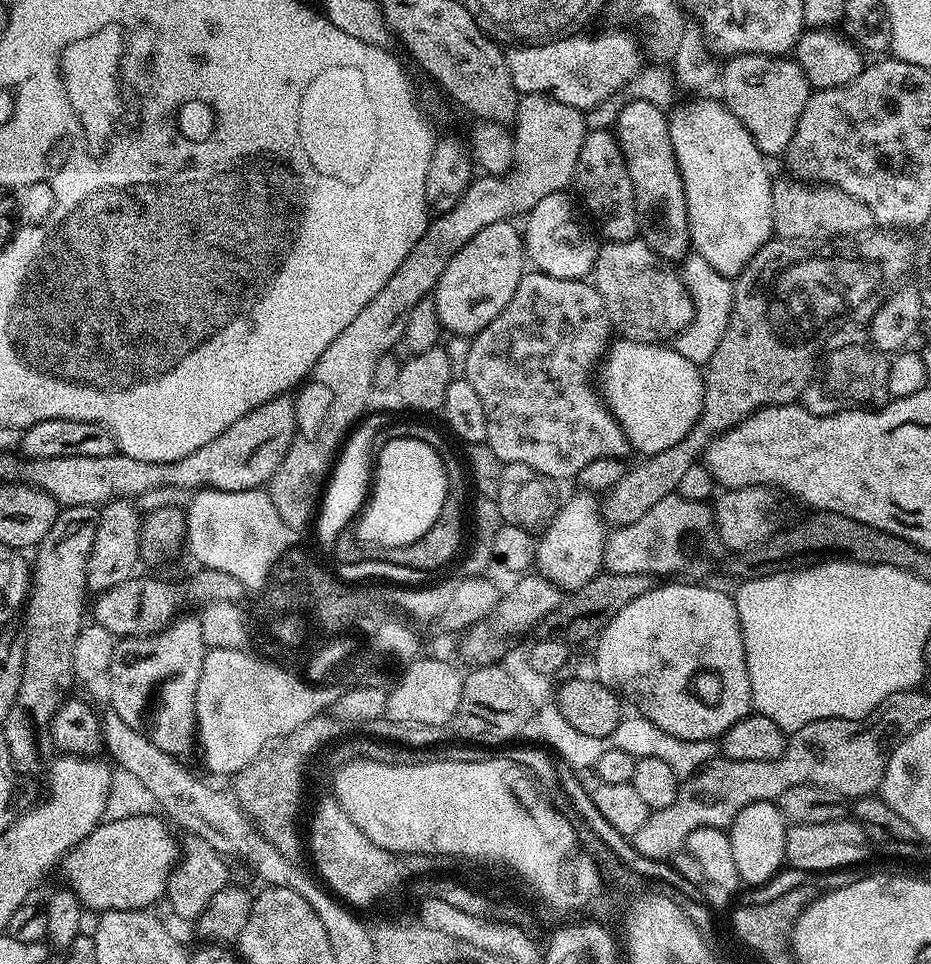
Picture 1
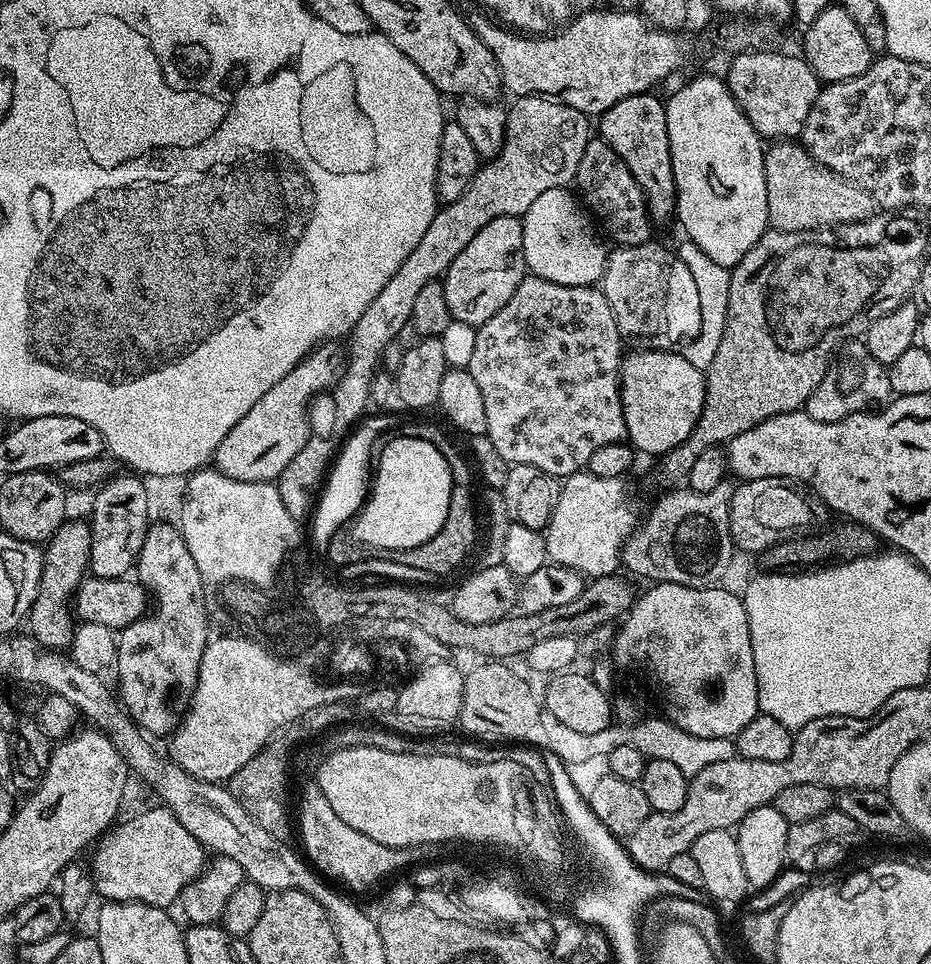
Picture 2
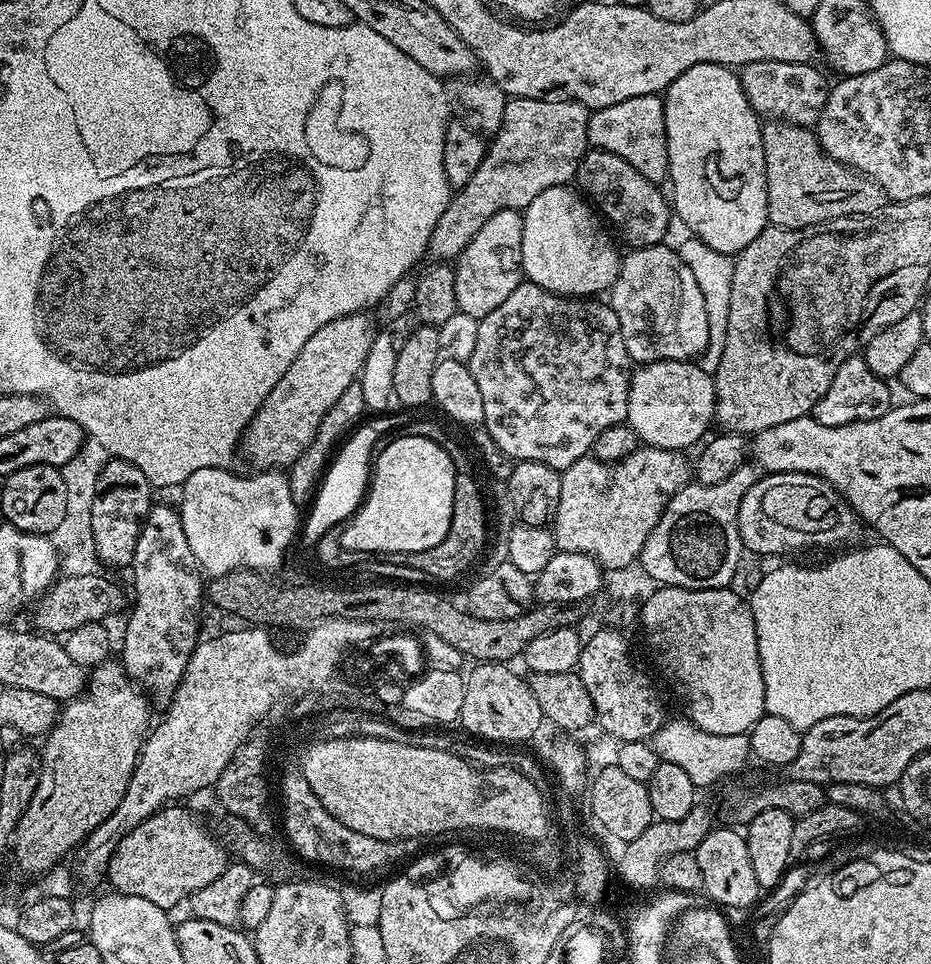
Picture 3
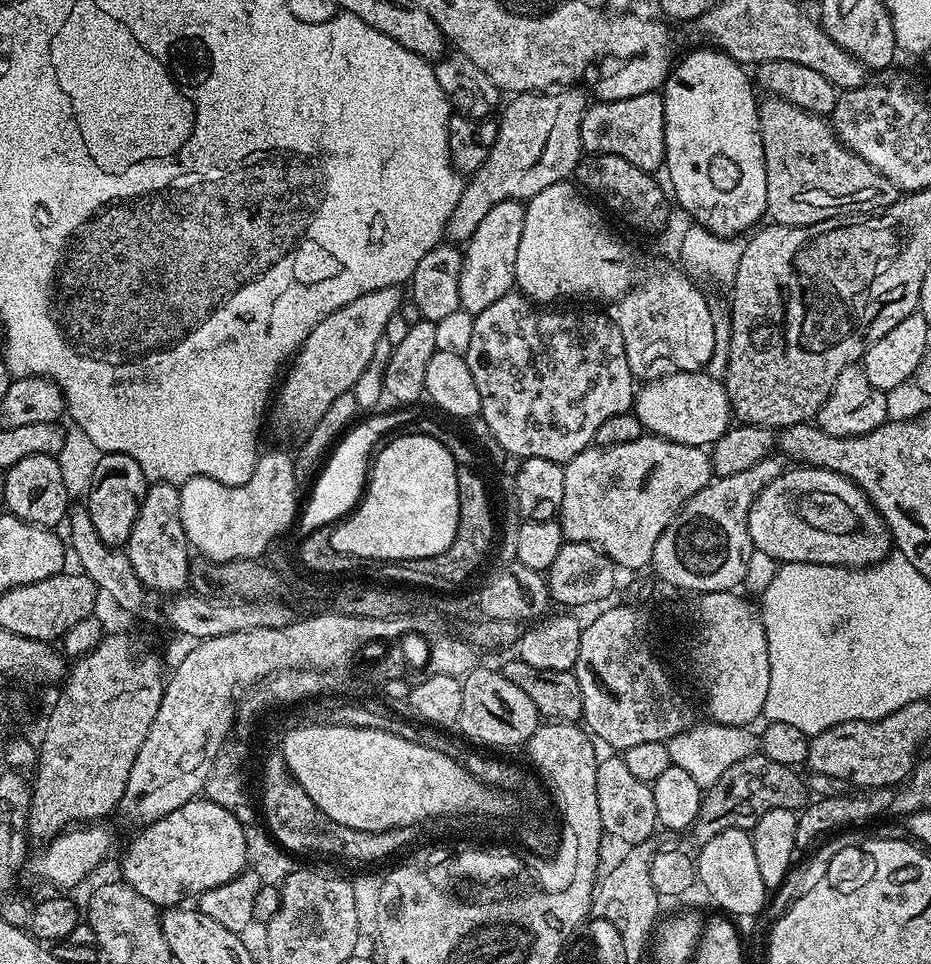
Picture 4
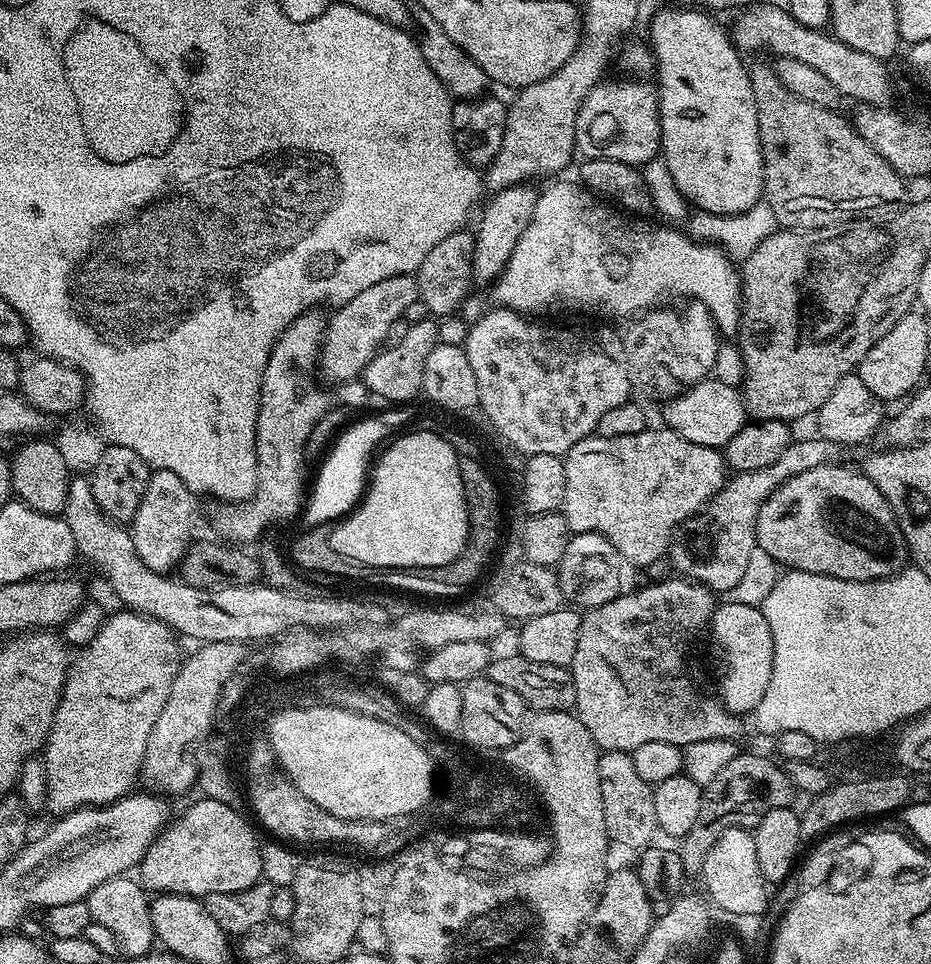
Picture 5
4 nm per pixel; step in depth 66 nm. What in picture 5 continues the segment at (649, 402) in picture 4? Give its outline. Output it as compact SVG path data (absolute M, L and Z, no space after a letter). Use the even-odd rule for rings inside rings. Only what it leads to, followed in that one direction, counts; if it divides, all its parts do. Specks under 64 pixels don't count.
M705 378L684 389L671 401L672 417L666 420L667 427L673 428L682 438L690 442L698 442L698 446L706 446L722 450L742 430L746 422L744 397L736 392L724 380Z

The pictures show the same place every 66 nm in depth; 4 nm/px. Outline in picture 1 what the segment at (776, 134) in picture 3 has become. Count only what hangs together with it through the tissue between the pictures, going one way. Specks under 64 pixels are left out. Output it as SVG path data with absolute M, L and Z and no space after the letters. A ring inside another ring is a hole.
M784 174L781 180L776 178L772 181L772 231L781 240L801 242L800 240L828 240L831 236L856 236L868 227L873 227L873 224L870 206L866 206L866 202L858 202L858 198L850 198L850 194L830 184L805 182L788 174Z

